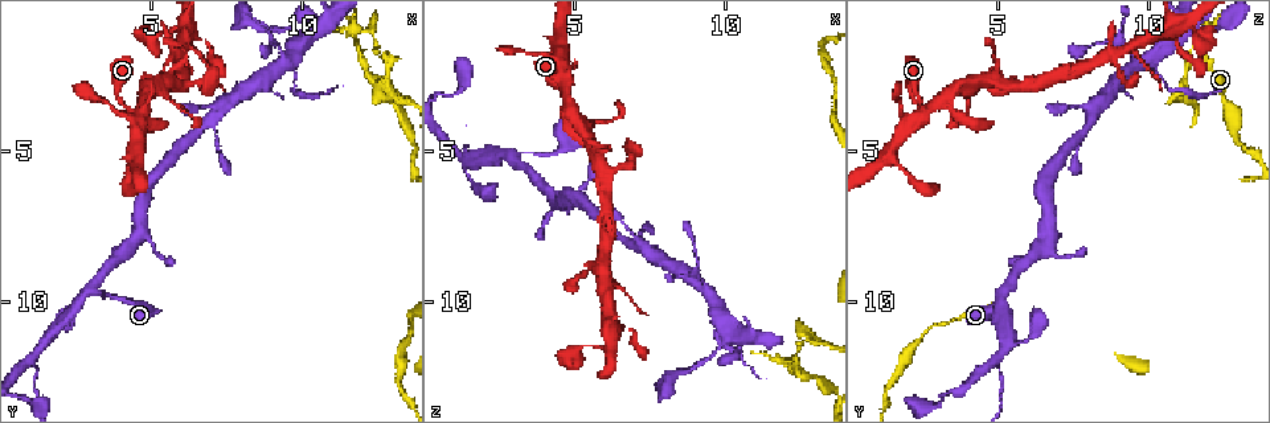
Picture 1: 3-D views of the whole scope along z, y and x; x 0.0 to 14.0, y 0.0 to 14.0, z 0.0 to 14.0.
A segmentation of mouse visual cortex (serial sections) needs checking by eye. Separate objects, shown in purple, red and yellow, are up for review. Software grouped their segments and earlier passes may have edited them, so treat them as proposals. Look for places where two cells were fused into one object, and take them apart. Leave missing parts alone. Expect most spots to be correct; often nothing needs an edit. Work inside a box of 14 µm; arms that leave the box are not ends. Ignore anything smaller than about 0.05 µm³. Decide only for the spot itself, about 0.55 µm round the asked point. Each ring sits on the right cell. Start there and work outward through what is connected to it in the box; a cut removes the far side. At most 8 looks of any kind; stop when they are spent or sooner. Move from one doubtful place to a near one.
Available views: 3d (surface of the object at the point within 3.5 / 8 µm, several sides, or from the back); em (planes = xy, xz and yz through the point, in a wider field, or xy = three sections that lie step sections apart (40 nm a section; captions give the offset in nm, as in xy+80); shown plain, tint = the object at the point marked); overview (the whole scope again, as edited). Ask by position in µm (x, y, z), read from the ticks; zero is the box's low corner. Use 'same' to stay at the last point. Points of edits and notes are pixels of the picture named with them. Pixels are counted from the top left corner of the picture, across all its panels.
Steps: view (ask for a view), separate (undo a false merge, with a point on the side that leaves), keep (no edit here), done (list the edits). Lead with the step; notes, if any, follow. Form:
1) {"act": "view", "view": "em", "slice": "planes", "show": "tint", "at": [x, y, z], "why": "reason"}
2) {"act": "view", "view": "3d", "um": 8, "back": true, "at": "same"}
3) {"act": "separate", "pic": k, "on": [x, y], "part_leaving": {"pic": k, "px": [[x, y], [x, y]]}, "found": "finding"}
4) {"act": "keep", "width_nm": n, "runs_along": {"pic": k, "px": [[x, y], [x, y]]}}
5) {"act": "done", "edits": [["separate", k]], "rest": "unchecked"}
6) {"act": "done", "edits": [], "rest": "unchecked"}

{"act": "view", "view": "3d", "um": 3.5, "back": true, "at": [1.1, 12.1, 4.9], "why": "thin arm on a thick one"}

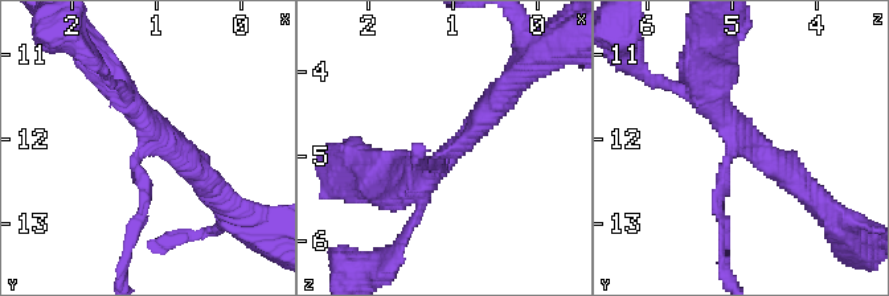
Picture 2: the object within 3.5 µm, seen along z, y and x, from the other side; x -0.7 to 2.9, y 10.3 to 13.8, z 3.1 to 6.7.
{"act": "view", "view": "em", "slice": "xy", "step": 2, "show": "tint", "at": [1.15, 12.05, 5.00], "arms": 3, "arm_widths_nm": [150, 350, 350], "why": "need the tissue"}

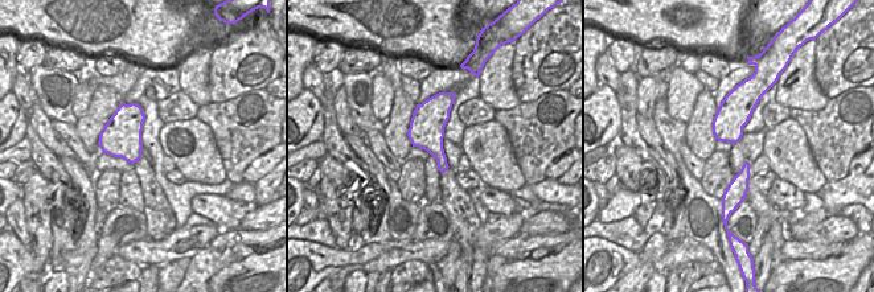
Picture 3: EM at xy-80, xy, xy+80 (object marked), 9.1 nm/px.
{"act": "separate", "pic": 2, "on": [144, 205], "part_leaving": {"pic": 2, "px": [[132, 157], [146, 202], [121, 275]]}, "found": "two cells meet here"}

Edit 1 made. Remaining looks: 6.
{"act": "view", "view": "overview", "why": "see it whole again"}

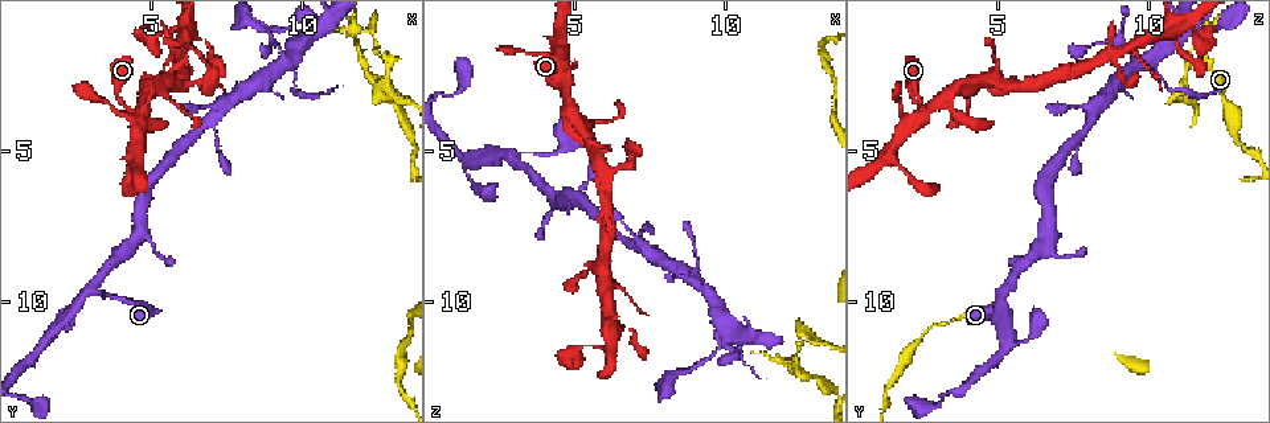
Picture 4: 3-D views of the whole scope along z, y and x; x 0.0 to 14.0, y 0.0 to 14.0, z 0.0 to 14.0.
{"act": "view", "view": "3d", "um": 3.5, "at": [6.0, 2.5, 7.6], "why": "narrows sharply"}

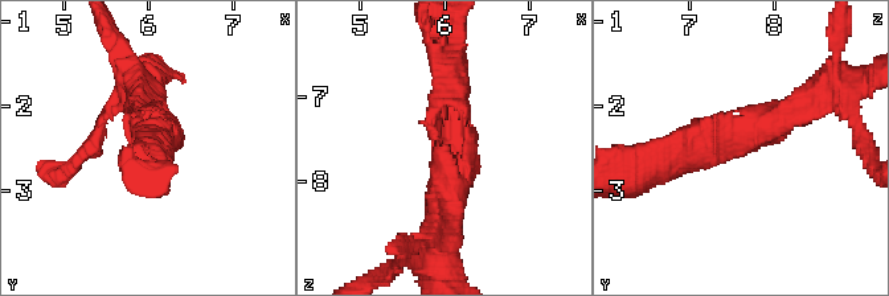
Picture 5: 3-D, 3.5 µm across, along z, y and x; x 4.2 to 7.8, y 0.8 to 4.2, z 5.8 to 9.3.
{"act": "view", "view": "em", "slice": "xy", "step": 5, "show": "tint", "at": [6.10, 2.55, 7.55], "why": "need the tissue"}

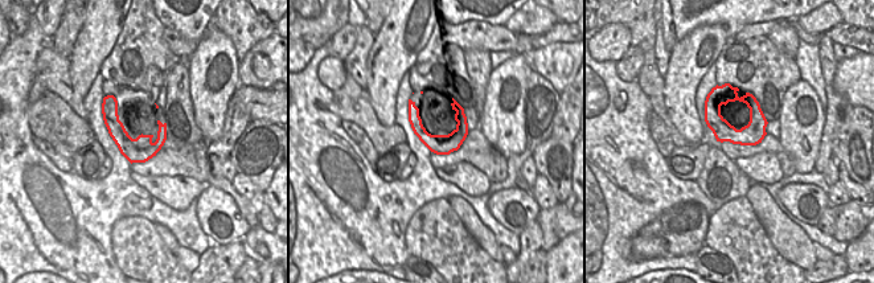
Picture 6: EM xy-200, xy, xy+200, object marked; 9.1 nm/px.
{"act": "keep", "arm_widths_nm": [300, 350], "found": "all the same cell"}

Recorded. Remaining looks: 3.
{"act": "view", "view": "3d", "um": 3.5, "at": [9.8, 2.8, 10.6], "why": "calibre changes"}

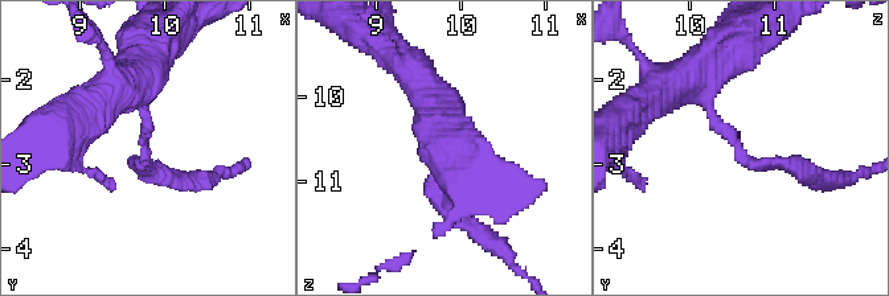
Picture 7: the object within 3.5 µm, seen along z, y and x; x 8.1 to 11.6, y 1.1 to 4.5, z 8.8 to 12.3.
{"act": "view", "view": "em", "slice": "xy", "step": 3, "show": "tint", "at": [9.80, 2.80, 10.55], "arm_widths_nm": [200, 200], "why": "need the tissue"}

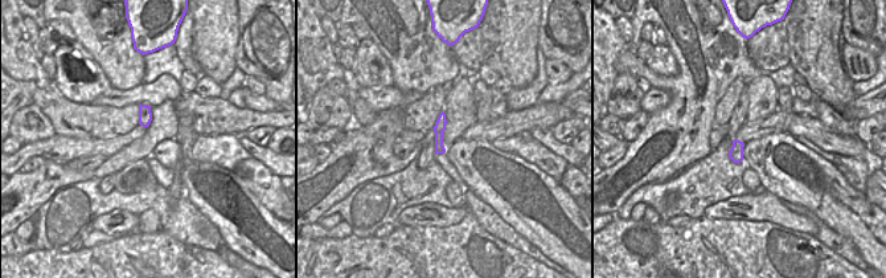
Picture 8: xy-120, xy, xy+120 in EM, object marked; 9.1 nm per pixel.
{"act": "view", "view": "em", "slice": "planes", "show": "tint", "at": "same"}

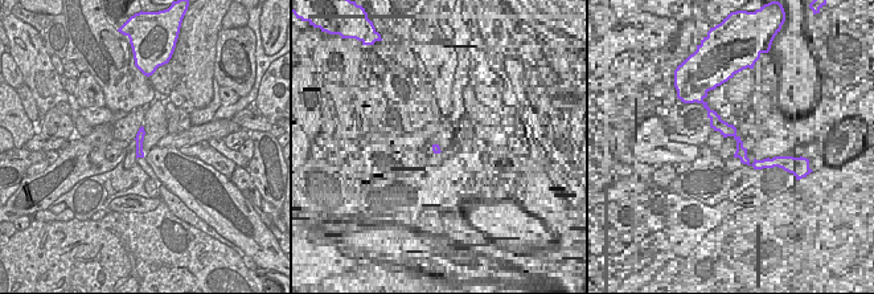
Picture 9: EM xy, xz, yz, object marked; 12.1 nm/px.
{"act": "separate", "pic": 7, "on": [779, 164], "border": {"pic": 9, "px": [[142, 141], [136, 145]]}, "found": "a second cell is stuck on"}

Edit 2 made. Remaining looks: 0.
{"act": "done", "edits": [["separate", 2], ["separate", 7]], "rest": "unchecked"}

